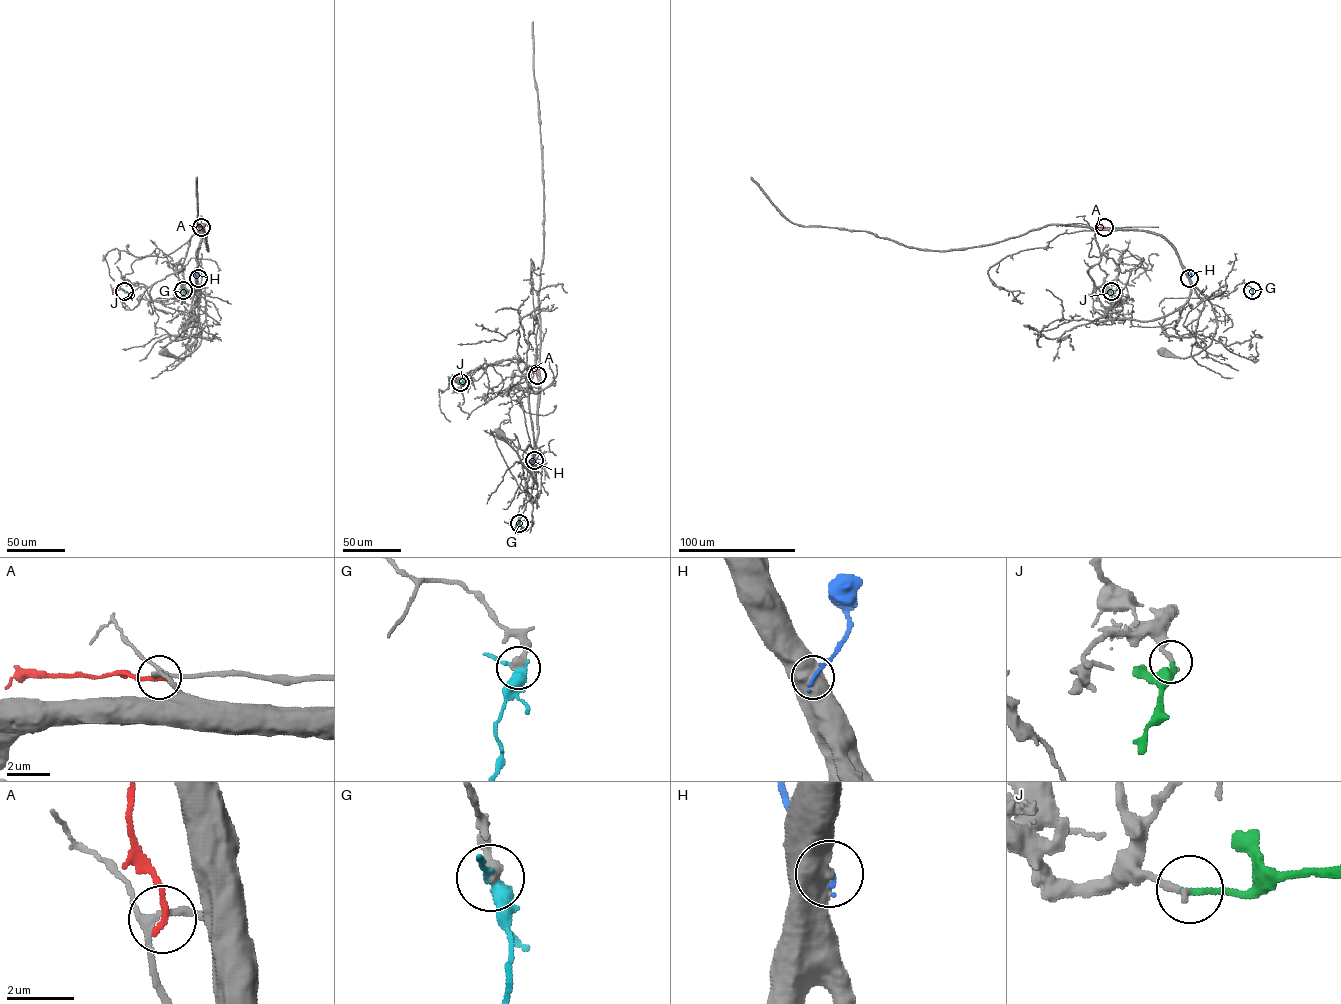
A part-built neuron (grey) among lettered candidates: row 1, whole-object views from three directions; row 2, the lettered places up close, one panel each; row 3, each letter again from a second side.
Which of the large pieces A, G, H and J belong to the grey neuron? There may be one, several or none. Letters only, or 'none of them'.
J

